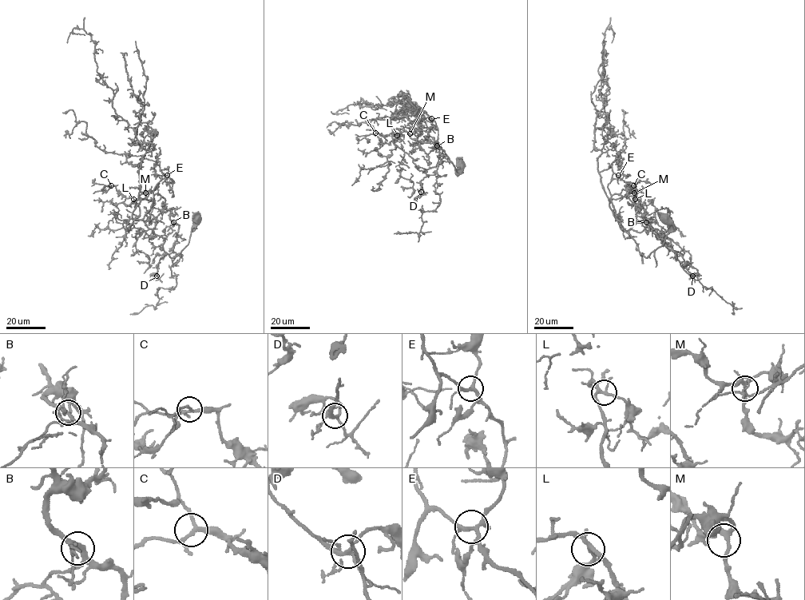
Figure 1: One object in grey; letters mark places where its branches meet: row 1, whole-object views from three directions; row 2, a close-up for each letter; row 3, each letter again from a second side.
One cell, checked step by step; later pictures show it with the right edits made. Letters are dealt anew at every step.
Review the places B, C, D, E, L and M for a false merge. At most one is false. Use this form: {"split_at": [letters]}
{"split_at": []}

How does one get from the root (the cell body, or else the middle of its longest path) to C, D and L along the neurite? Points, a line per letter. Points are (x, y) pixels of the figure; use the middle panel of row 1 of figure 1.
C: (461, 164), (455, 168), (428, 133), (404, 117), (390, 119), (392, 131), (403, 136), (375, 133)
D: (461, 164), (455, 168), (408, 115), (417, 111), (442, 149), (437, 172), (420, 181), (421, 192)
L: (461, 164), (455, 168), (428, 133), (404, 117), (390, 119), (392, 131), (403, 136), (397, 135)

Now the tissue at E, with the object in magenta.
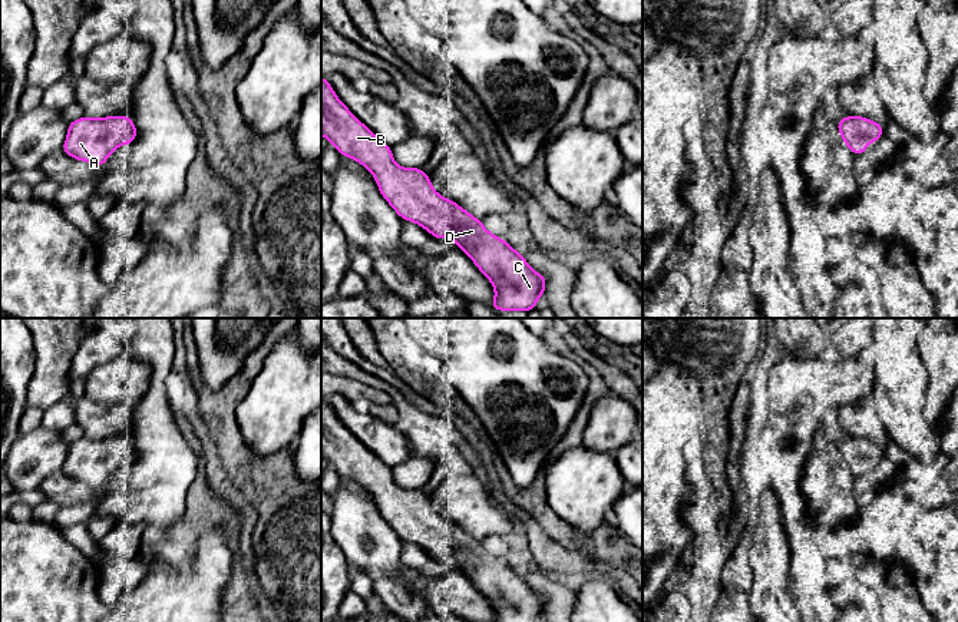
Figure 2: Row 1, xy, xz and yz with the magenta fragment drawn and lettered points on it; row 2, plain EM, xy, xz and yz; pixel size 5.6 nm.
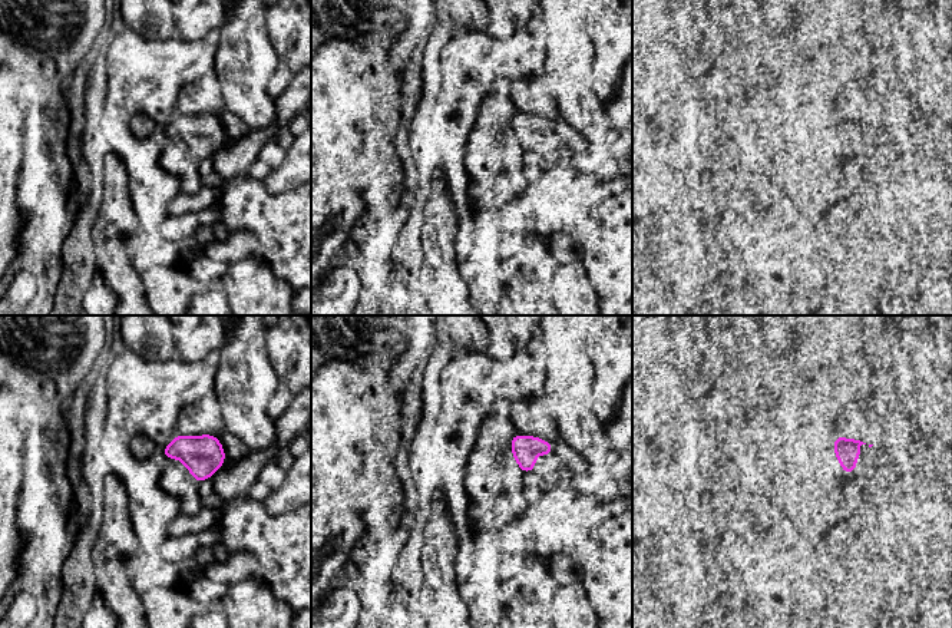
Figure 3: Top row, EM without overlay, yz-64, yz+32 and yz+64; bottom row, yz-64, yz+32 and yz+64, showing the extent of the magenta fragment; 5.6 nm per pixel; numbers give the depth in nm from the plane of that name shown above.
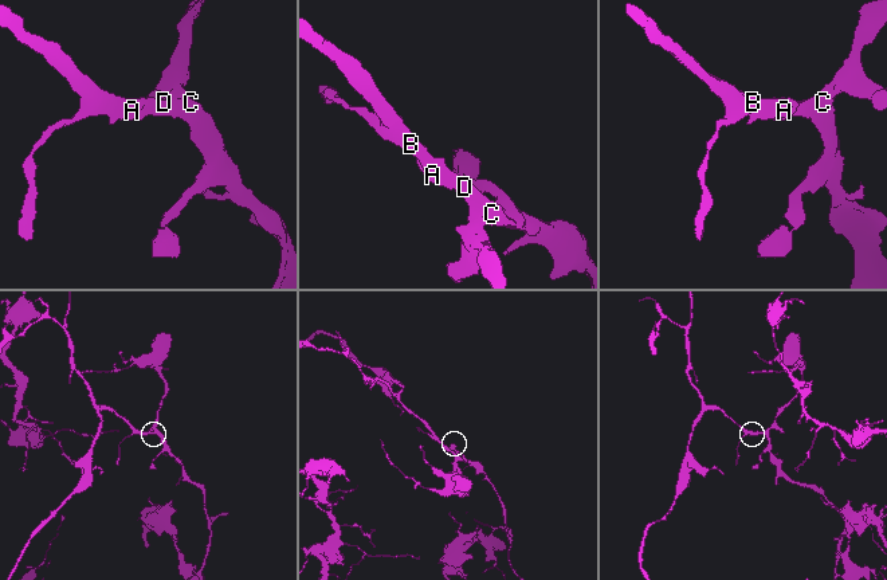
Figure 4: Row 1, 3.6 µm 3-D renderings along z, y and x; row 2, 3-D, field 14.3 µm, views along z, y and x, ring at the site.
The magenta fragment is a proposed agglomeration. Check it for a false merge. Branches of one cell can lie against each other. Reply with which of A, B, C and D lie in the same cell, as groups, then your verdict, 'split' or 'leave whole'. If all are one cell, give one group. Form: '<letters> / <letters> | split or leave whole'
A B C D | leave whole

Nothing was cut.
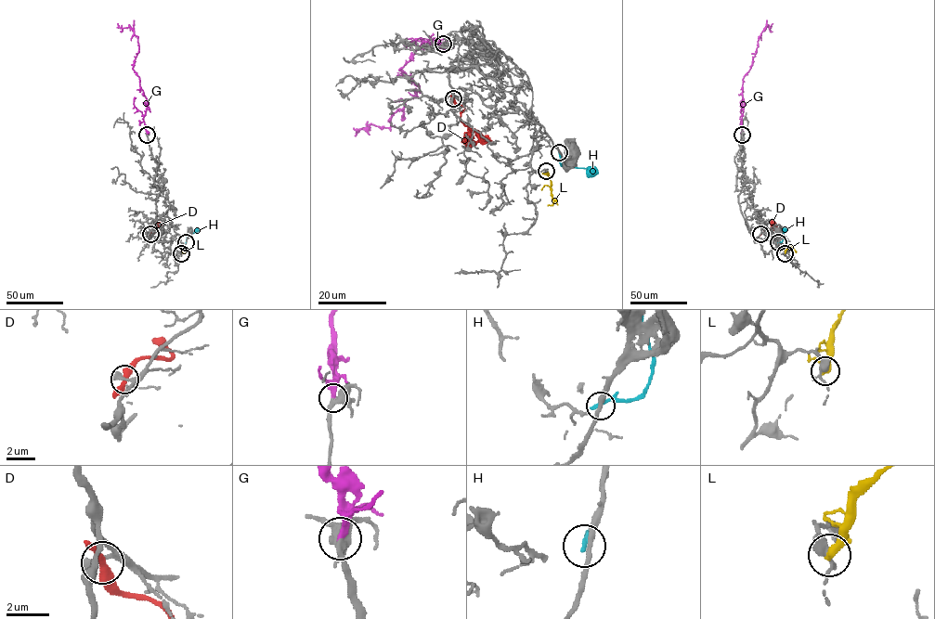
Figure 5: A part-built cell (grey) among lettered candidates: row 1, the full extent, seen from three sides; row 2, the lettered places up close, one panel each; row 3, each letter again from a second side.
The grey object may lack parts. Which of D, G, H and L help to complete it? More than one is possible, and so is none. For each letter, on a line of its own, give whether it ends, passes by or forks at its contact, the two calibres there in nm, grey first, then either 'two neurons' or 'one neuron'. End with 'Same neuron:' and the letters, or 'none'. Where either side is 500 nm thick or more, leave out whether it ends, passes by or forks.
D: it passes by | 360/360 nm | two neurons
G: it ends | 400/280 nm | one neuron
H: it ends | 260/240 nm | two neurons
L: it passes by | 380/280 nm | two neurons
Same neuron: G

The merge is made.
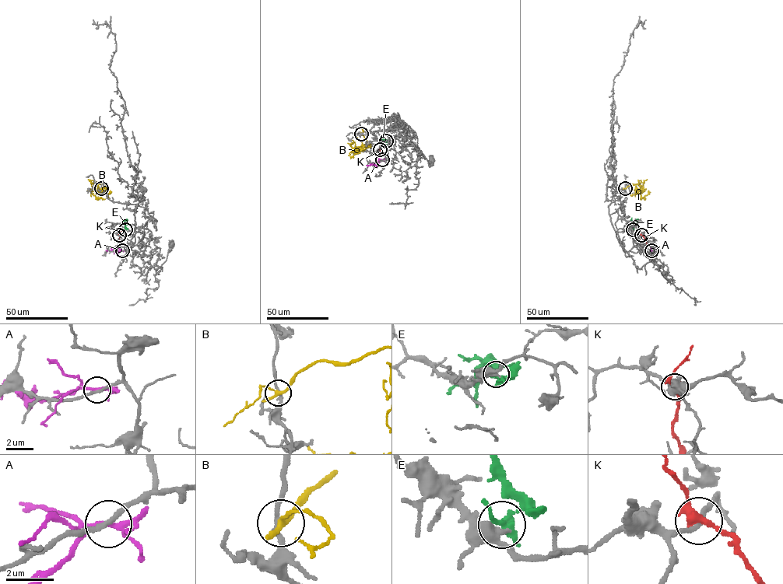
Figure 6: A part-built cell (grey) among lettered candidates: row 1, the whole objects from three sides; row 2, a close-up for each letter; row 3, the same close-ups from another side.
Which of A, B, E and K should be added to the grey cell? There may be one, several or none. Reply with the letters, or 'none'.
none

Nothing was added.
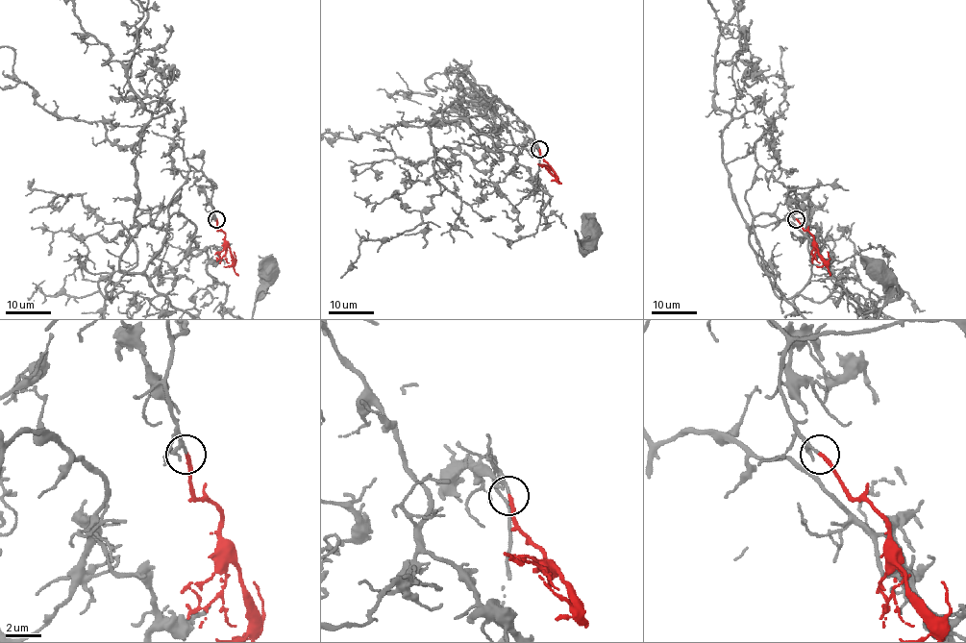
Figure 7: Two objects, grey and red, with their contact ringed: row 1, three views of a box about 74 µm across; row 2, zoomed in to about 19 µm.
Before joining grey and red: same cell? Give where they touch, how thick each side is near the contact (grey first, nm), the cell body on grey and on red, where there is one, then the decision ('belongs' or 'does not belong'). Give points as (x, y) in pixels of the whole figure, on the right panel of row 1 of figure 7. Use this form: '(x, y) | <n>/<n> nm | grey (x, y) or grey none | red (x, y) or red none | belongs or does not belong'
(796, 219) | 130/200 nm | grey (878, 270) | red none | belongs

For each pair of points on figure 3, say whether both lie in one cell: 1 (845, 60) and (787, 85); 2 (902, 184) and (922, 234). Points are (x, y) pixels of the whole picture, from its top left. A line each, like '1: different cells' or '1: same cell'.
1: same cell
2: same cell

